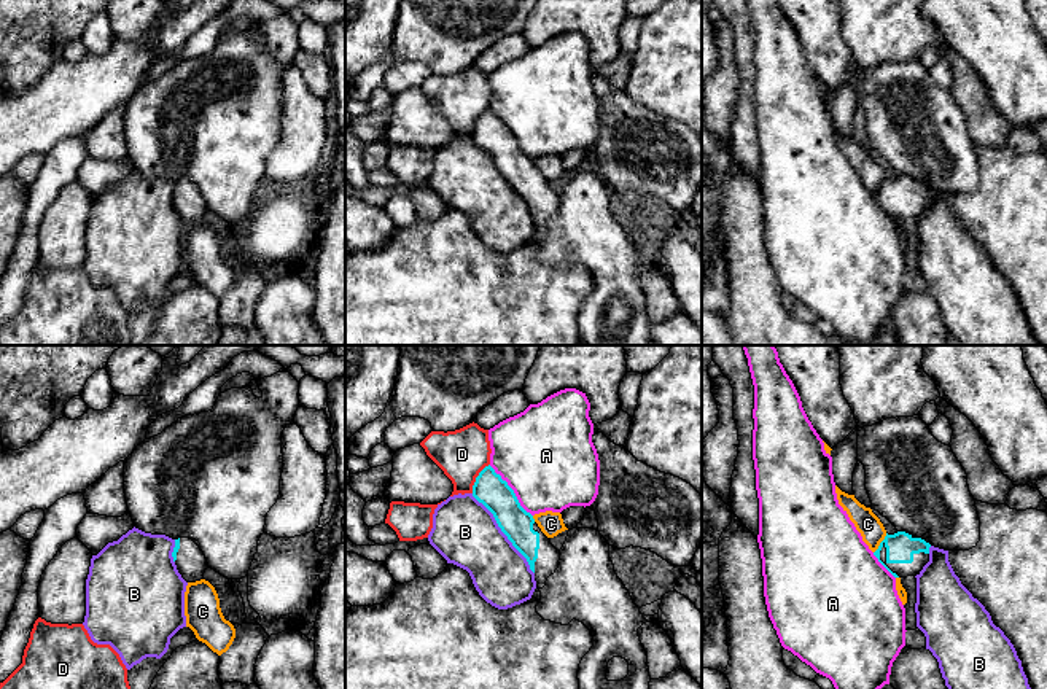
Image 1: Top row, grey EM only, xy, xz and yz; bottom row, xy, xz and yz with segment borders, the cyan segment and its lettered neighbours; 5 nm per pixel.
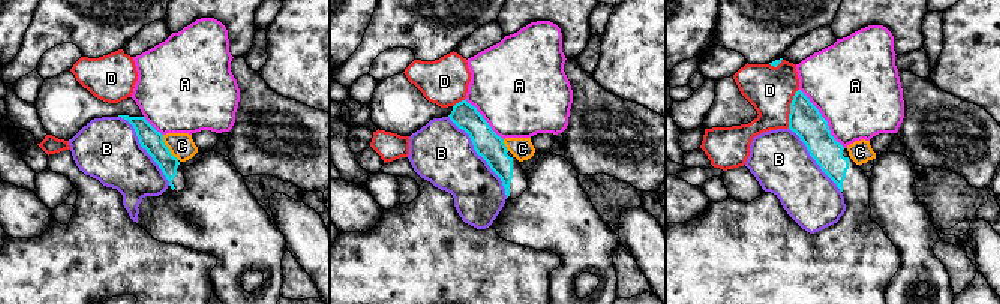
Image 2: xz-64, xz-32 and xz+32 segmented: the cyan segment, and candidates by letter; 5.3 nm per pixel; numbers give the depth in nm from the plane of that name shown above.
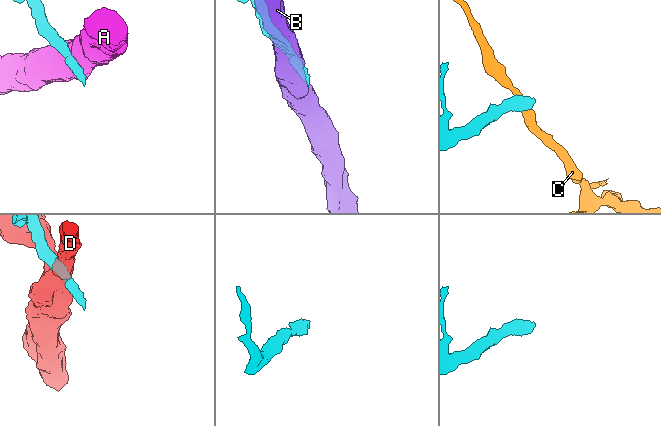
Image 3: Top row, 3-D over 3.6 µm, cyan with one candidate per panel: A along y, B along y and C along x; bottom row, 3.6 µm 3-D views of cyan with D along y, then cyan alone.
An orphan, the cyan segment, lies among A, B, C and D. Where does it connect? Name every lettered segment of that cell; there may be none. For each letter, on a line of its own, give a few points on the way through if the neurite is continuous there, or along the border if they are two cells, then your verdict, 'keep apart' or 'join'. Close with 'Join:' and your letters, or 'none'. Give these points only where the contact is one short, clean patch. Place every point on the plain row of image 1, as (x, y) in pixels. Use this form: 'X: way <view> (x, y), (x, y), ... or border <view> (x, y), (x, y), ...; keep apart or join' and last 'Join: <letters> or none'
A: keep apart
B: keep apart
C: border yz (887, 177), (874, 196); keep apart
D: keep apart
Join: none

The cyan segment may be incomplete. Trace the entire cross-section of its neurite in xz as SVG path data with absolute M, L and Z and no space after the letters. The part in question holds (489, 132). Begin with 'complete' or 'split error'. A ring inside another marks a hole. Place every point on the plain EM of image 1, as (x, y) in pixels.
split error | M490 108L476 121L473 140L493 158L501 175L527 202L536 231L543 232L559 212L560 194L551 188L533 159L520 150L514 134Z

